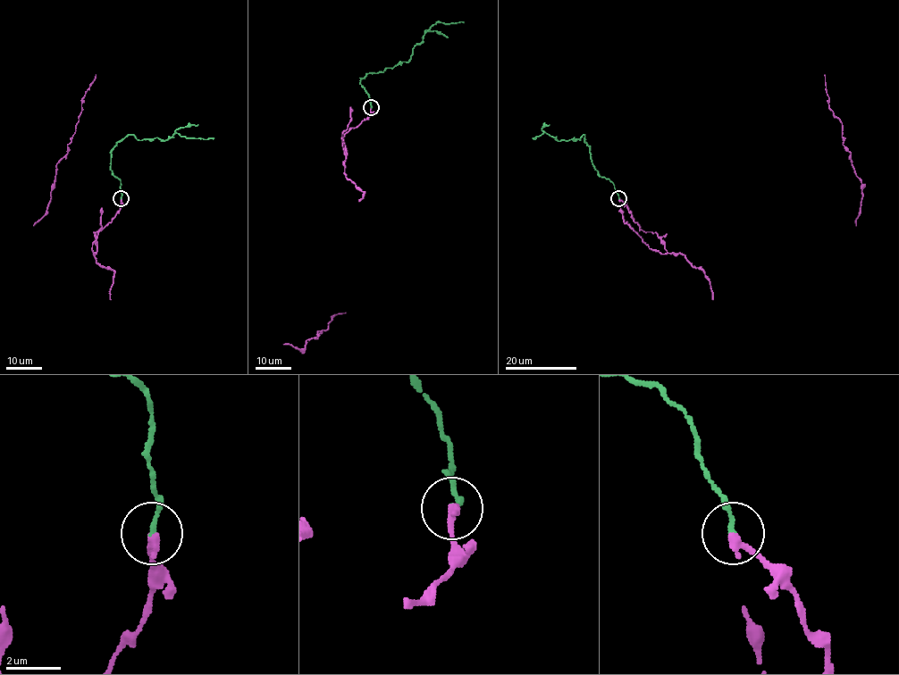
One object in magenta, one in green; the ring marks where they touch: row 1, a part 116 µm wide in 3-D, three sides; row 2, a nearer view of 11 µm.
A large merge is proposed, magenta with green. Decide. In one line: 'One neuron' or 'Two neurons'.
One neuron

